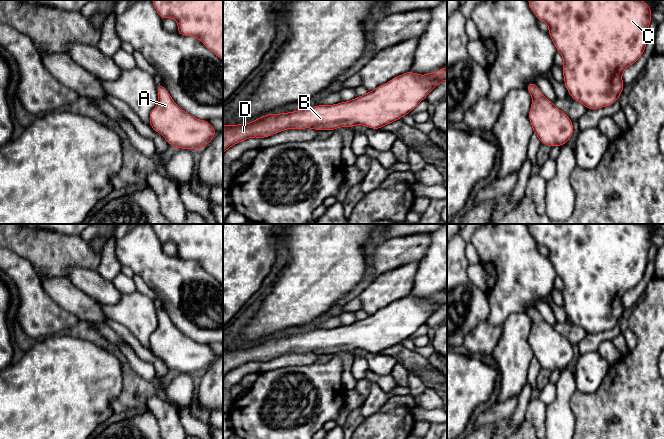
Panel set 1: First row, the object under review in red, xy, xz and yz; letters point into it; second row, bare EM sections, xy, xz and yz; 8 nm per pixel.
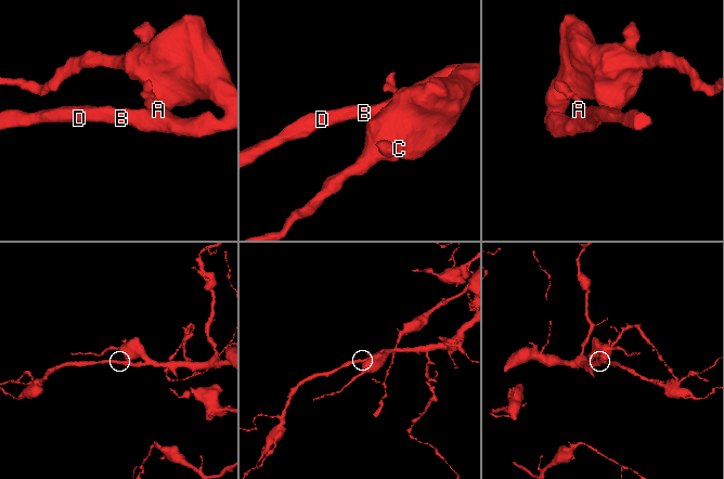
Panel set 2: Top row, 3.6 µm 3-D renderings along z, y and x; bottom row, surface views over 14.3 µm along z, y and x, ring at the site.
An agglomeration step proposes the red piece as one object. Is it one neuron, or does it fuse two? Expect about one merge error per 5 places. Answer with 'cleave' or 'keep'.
keep

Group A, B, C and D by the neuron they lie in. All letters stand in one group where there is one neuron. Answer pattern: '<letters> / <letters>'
A B C D

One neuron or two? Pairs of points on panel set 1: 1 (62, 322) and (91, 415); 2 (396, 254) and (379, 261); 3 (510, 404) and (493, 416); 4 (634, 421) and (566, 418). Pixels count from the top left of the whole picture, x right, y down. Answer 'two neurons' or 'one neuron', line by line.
1: two neurons
2: one neuron
3: one neuron
4: two neurons

